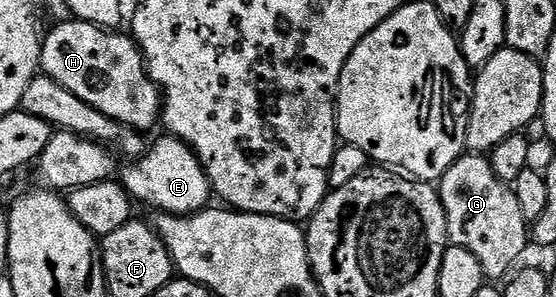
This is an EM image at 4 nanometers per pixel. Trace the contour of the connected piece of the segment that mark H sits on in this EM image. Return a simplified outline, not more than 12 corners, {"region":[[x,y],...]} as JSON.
{"region":[[66,20],[46,31],[44,75],[134,130],[161,91],[134,37]]}

